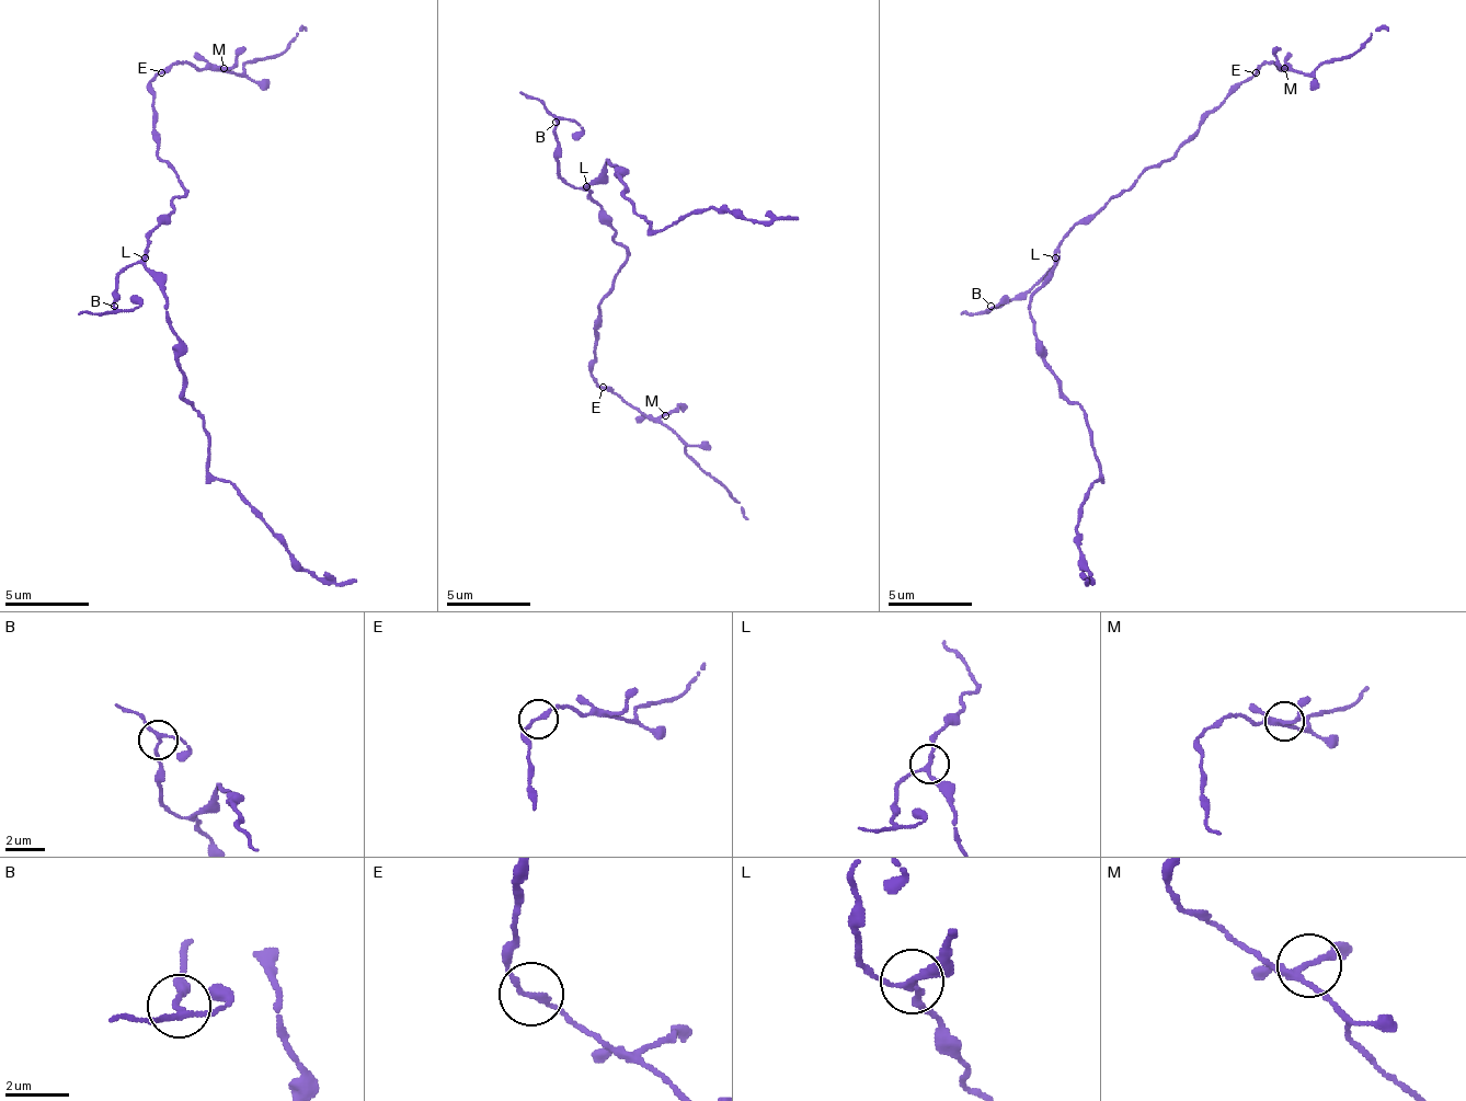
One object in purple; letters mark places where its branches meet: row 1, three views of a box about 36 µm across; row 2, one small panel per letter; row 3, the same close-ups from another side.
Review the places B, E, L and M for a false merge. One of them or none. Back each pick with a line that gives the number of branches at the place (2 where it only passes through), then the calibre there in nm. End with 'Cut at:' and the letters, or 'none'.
L: Branches: 3. Thickness 170 nm
Cut at: L

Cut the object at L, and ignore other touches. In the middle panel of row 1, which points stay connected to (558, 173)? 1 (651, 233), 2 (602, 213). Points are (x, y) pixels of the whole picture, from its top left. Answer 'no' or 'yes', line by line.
1: no
2: yes

